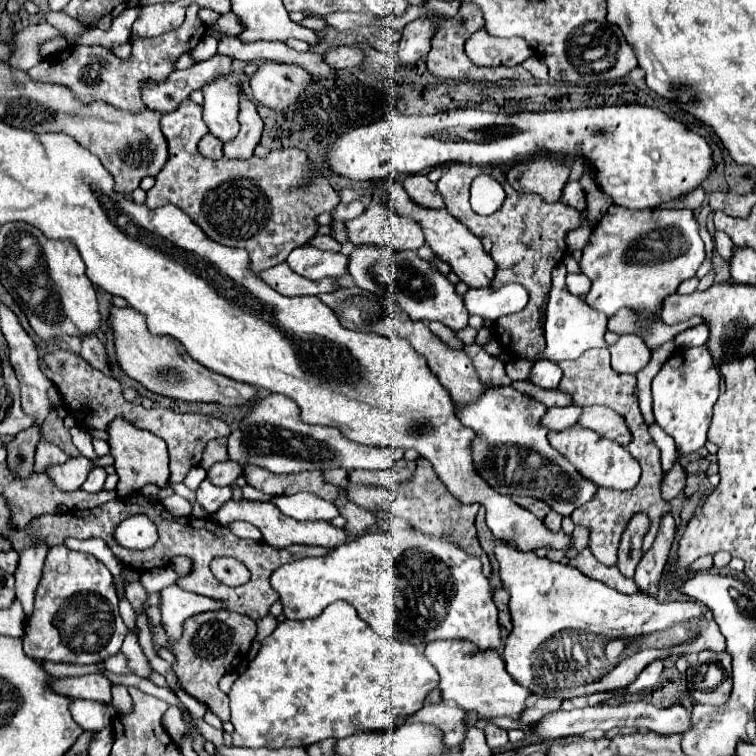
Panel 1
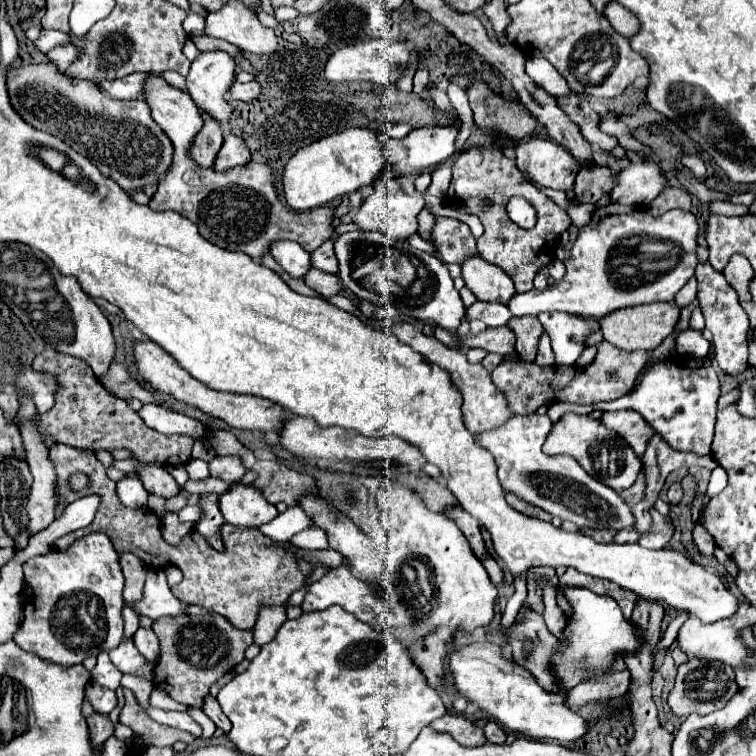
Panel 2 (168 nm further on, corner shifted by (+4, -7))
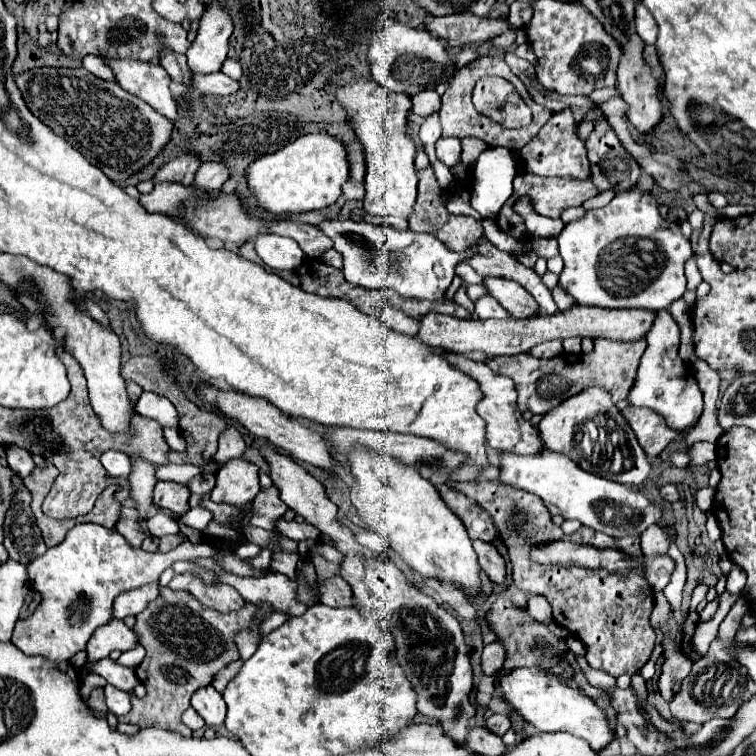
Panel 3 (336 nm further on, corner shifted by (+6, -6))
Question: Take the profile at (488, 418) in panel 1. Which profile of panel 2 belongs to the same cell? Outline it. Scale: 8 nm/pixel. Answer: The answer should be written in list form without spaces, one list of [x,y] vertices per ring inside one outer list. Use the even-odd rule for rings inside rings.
[[[527,414],[527,416],[513,416],[509,422],[505,422],[503,426],[491,430],[491,432],[483,432],[477,434],[477,442],[487,448],[497,462],[497,478],[503,486],[505,492],[513,492],[519,498],[531,502],[533,506],[543,508],[545,512],[549,512],[551,516],[559,516],[561,520],[571,520],[575,522],[579,528],[613,528],[613,530],[623,530],[623,528],[633,528],[635,526],[635,518],[631,508],[627,506],[627,502],[623,502],[623,498],[609,486],[597,482],[595,478],[591,478],[575,458],[571,456],[547,456],[541,452],[541,446],[549,434],[549,430],[553,428],[553,422],[549,420],[547,414],[539,416],[539,414]]]

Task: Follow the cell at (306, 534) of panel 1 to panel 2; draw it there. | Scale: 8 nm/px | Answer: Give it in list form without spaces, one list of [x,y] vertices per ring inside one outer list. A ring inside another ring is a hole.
[[[241,482],[231,484],[229,490],[219,496],[219,510],[227,524],[247,528],[267,524],[279,514],[277,508],[263,498],[259,488]]]

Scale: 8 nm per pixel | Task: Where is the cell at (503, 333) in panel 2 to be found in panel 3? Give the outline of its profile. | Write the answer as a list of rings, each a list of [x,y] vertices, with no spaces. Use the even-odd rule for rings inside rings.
[[[575,305],[565,313],[555,315],[539,315],[533,319],[505,319],[505,321],[473,321],[473,319],[457,319],[449,315],[429,313],[421,319],[419,339],[431,347],[439,347],[453,353],[471,353],[483,351],[487,355],[519,355],[527,353],[533,345],[545,343],[551,339],[567,339],[567,337],[603,337],[617,343],[633,343],[643,339],[653,327],[657,313],[649,309],[593,309]]]

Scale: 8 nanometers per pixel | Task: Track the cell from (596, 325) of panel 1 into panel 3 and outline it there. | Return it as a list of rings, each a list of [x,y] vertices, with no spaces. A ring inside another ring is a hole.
[[[481,297],[475,301],[475,313],[479,315],[479,319],[511,319],[513,315],[501,307],[497,301],[493,301],[493,297]]]

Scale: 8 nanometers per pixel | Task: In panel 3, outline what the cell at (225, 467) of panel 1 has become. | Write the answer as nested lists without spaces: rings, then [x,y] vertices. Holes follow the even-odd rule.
[[[227,427],[227,431],[219,439],[219,451],[217,451],[217,465],[223,467],[231,459],[241,459],[245,453],[245,441],[241,433],[233,427]]]

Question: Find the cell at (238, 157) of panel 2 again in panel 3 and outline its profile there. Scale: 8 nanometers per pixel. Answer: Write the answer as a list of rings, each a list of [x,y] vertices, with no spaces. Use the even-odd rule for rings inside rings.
[[[203,163],[195,175],[195,185],[205,191],[217,191],[229,179],[229,169],[223,163]]]

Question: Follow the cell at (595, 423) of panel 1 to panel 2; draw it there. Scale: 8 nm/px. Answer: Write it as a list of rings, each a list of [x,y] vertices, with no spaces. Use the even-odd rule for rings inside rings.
[[[619,410],[619,412],[605,412],[601,416],[601,422],[615,430],[621,438],[629,442],[629,446],[635,450],[637,456],[645,454],[645,448],[655,434],[655,430],[645,422],[645,418],[631,410]]]

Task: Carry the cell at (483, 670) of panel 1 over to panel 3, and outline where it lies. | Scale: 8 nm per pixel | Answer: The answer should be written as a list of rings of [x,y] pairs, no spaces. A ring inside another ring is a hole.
[[[507,669],[495,673],[495,677],[509,709],[515,711],[527,723],[531,723],[537,731],[571,733],[575,737],[585,739],[595,751],[615,739],[615,733],[607,727],[605,713],[589,697],[585,697],[577,689],[559,683],[555,677],[545,677],[545,673],[531,669]]]

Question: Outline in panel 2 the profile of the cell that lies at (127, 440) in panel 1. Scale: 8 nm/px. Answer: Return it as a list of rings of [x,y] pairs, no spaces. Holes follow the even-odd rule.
[[[159,464],[145,466],[141,470],[141,482],[145,490],[149,490],[149,494],[155,494],[161,498],[173,498],[181,492],[175,478],[167,470],[163,470]]]

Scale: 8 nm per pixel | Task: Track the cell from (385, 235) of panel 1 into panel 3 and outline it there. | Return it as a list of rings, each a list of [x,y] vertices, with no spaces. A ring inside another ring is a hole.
[[[357,79],[353,85],[339,89],[337,99],[349,111],[355,133],[365,147],[365,213],[409,219],[417,199],[417,171],[413,167],[415,145],[407,137],[407,113],[411,109],[409,97],[403,93],[389,93],[367,79]]]

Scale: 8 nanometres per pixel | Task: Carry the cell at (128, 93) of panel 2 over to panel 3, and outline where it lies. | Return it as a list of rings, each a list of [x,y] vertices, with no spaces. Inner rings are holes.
[[[93,55],[83,57],[83,67],[103,81],[115,81],[115,73],[113,69],[109,69],[109,65],[105,65],[103,57],[93,57]]]

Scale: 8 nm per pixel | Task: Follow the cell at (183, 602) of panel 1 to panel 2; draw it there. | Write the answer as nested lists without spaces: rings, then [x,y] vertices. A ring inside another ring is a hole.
[[[149,570],[145,588],[143,588],[143,598],[127,604],[137,616],[147,616],[151,620],[157,620],[161,616],[177,616],[183,614],[187,604],[177,600],[167,584],[165,572],[163,570]]]

